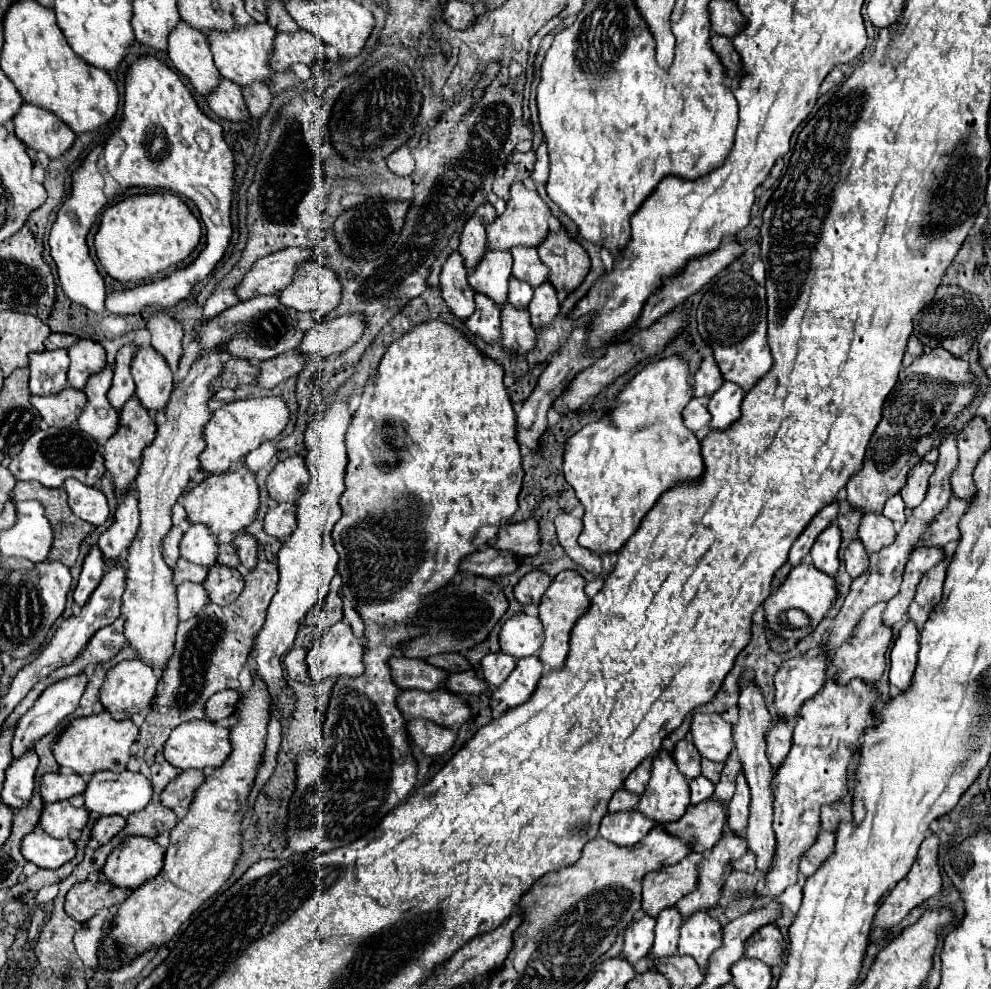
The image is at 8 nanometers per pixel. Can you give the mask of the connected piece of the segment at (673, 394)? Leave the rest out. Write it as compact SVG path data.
M670 356L652 362L638 372L624 390L616 396L616 408L602 420L584 426L574 434L564 452L564 478L576 490L578 500L584 506L584 532L580 544L596 554L618 552L620 546L638 530L642 518L658 502L658 498L676 484L698 482L704 474L704 462L700 454L700 442L694 432L686 428L682 410L690 402L688 364L680 356Z

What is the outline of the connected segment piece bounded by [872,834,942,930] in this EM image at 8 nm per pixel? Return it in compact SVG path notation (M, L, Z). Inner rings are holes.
M930 834L922 844L920 844L920 850L918 850L918 856L910 868L910 872L898 882L898 886L892 888L892 892L886 896L886 900L882 902L882 906L878 908L878 914L874 916L874 922L872 922L872 928L890 928L898 922L904 920L904 916L920 906L922 902L926 902L928 898L936 896L942 888L942 876L940 876L940 868L938 868L938 838L934 834Z

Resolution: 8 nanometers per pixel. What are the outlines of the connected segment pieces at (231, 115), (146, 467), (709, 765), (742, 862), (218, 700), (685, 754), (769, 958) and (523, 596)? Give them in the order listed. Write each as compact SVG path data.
M220 76L218 86L206 96L208 106L222 118L226 120L242 120L242 118L250 118L250 114L246 112L246 104L242 98L242 90L238 88L238 84L226 80Z
M214 350L198 358L182 384L172 392L166 404L166 422L158 428L156 438L142 454L142 466L136 476L138 488L138 506L140 506L140 526L136 538L128 548L128 572L126 572L126 592L122 596L122 614L124 618L124 636L132 650L138 654L140 662L152 666L154 670L166 670L168 660L174 652L178 614L174 608L174 584L172 570L164 562L160 552L160 540L172 526L170 510L178 496L186 490L190 482L190 472L200 468L200 454L204 450L202 428L212 414L206 412L206 406L212 398L210 382L216 380L224 368L220 360L222 350Z
M702 758L702 774L706 778L710 778L714 784L720 780L720 772L722 772L724 764L722 762L712 762L708 758Z
M746 852L740 860L736 860L732 864L732 870L742 870L742 872L748 872L752 874L756 870L756 860L754 860L754 854L752 852Z
M222 690L216 692L212 698L208 698L206 708L204 708L204 716L210 722L220 722L222 718L228 718L234 714L236 710L236 702L238 702L238 692L236 690Z
M684 738L684 740L676 742L672 756L674 756L674 760L676 760L680 772L682 772L688 780L700 776L700 758L702 758L702 756L700 756L700 752L694 748L692 740Z
M766 924L766 928L760 928L750 940L746 940L746 958L762 960L768 966L776 966L782 962L786 950L786 940L782 938L778 926Z
M532 570L516 584L514 596L524 606L526 604L538 604L548 586L550 586L550 576L540 572L540 570Z

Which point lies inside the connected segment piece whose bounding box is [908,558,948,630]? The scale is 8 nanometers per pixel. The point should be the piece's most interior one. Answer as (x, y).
(929, 591)

